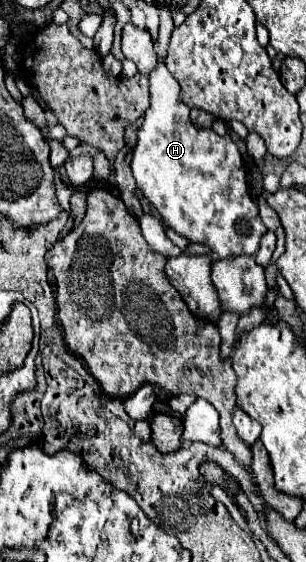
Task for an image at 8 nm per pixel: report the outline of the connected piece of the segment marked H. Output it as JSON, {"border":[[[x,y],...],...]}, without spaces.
{"border":[[[158,63],[156,73],[150,75],[152,105],[144,115],[144,123],[138,129],[138,141],[132,151],[132,173],[140,193],[156,207],[164,225],[174,229],[178,235],[188,237],[192,243],[208,245],[220,259],[236,255],[254,255],[258,251],[260,237],[266,227],[258,215],[258,205],[252,201],[246,185],[246,169],[242,155],[230,135],[220,137],[212,129],[196,127],[190,119],[190,107],[180,99],[180,85]]]}

